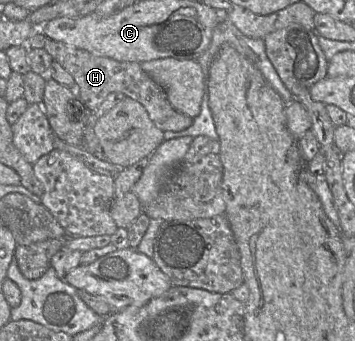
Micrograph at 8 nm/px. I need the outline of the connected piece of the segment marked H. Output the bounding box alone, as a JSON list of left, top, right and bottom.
[44,38,193,132]

